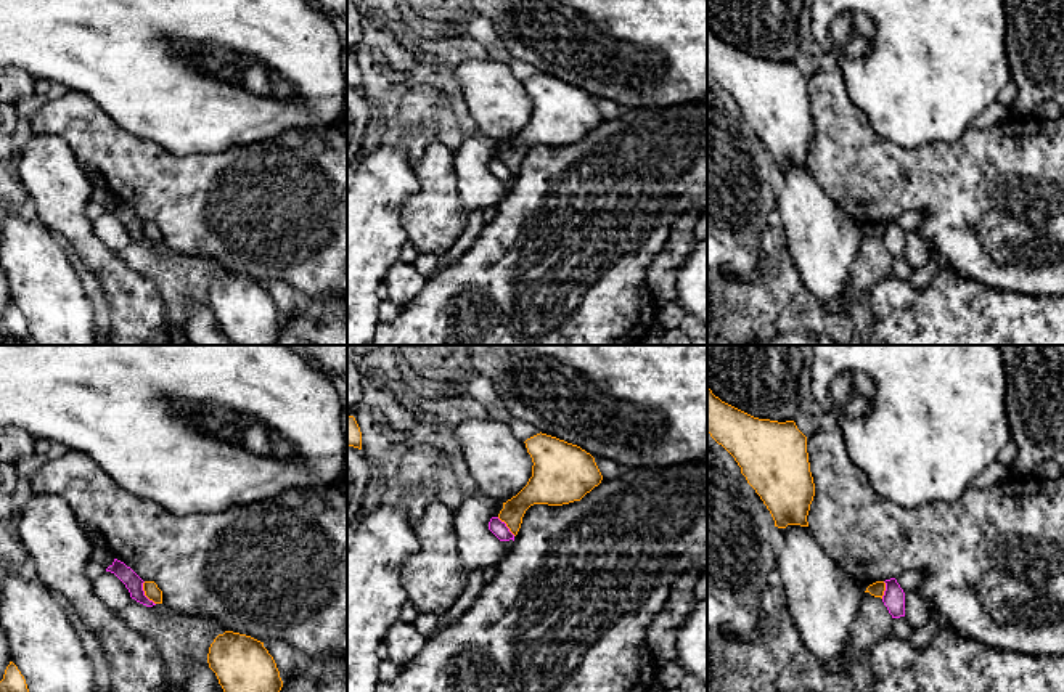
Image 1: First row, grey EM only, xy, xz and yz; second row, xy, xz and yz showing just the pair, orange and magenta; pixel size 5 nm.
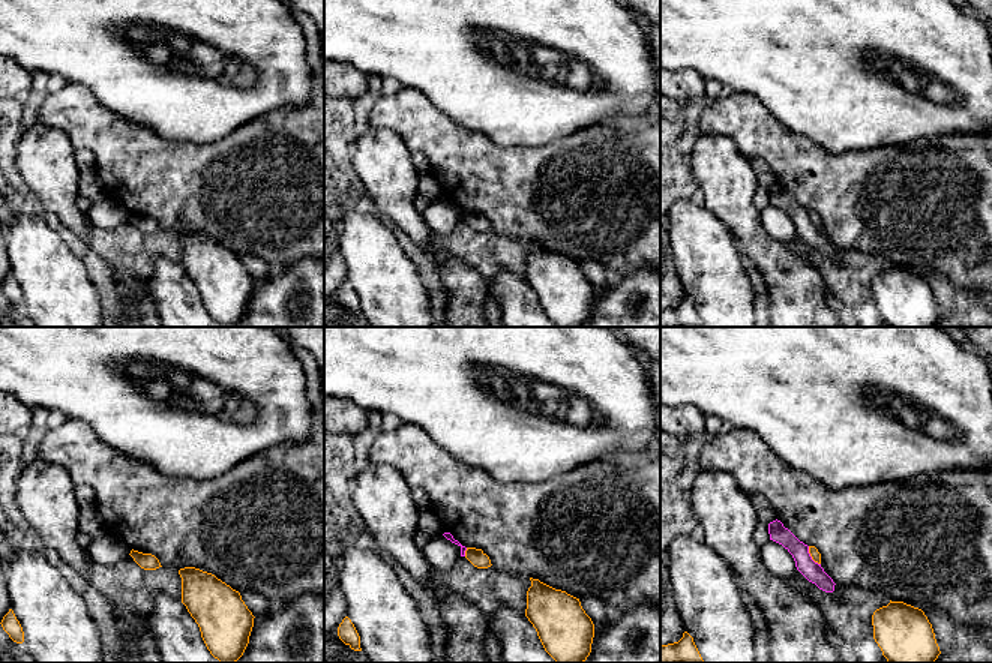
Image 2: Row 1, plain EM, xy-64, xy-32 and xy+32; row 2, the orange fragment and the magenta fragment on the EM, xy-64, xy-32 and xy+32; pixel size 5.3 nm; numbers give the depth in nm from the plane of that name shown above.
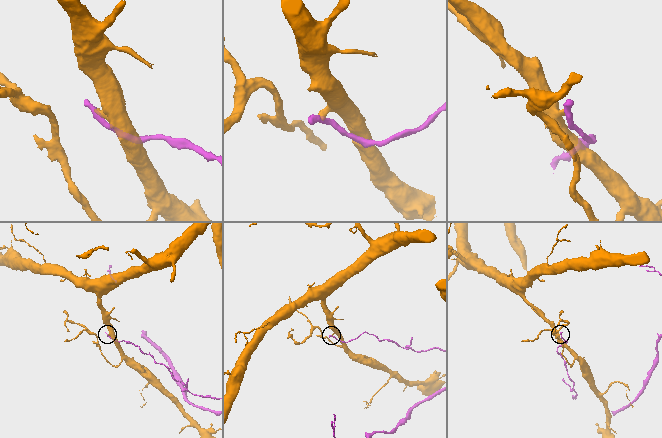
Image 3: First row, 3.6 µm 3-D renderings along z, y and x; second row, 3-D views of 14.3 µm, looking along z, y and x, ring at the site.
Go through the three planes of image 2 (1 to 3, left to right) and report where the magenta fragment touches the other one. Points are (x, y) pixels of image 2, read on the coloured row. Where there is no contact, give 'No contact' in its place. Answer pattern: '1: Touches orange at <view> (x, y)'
1: No contact
2: Touches orange at xy-32 (465, 552)
3: Touches orange at xy+32 (811, 555)

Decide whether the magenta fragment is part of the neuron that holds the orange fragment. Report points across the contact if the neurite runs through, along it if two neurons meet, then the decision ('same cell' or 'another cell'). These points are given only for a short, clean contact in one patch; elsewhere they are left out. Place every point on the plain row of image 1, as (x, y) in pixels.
border xy (143, 222), (143, 233), (155, 244); another cell

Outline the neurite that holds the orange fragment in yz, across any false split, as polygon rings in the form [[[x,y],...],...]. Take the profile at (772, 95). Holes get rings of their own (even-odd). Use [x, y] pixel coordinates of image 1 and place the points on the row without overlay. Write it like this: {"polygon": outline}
{"polygon": [[[707,27],[707,72],[735,98],[770,151],[775,167],[808,167],[815,124],[807,77],[794,61],[754,58],[722,42]]]}

